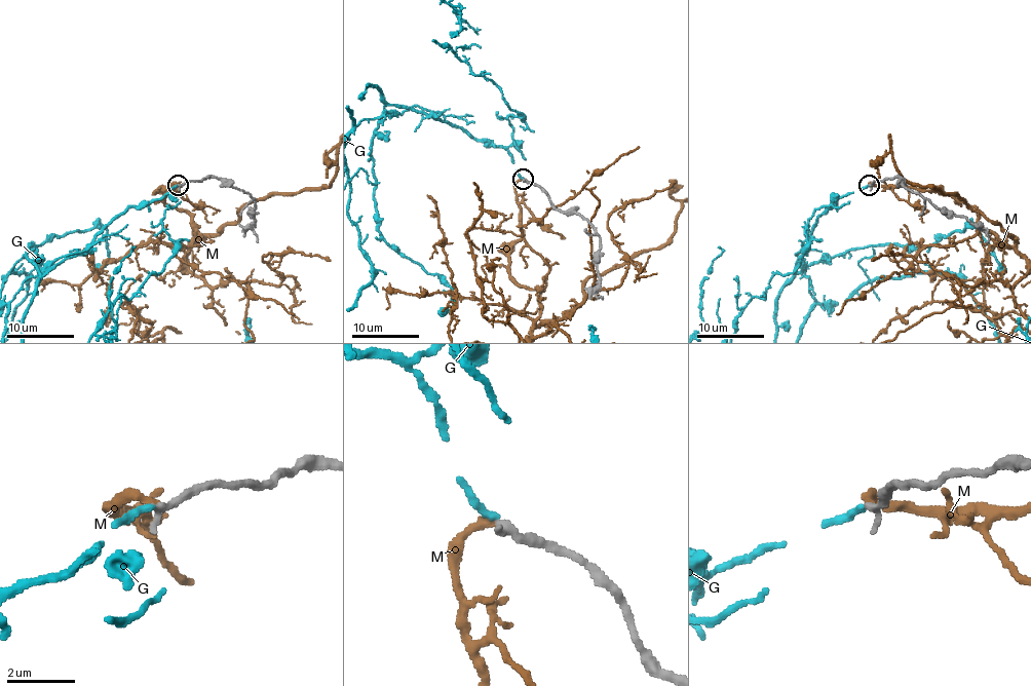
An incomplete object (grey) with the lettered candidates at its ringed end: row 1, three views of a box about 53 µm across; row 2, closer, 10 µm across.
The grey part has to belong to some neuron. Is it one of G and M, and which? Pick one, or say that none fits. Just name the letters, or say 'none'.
G

